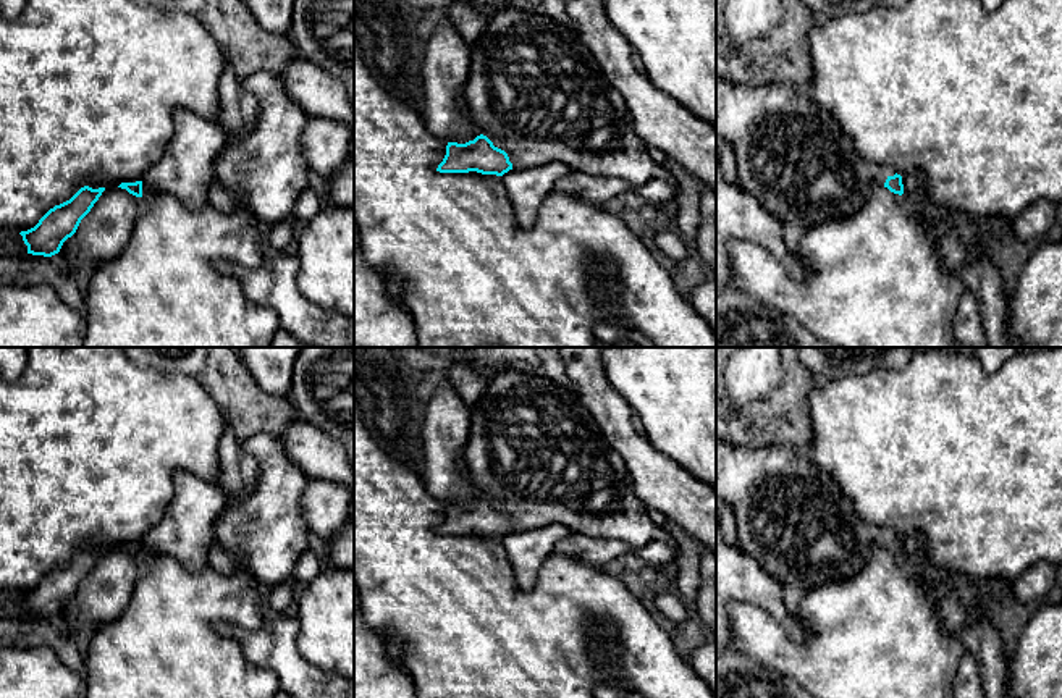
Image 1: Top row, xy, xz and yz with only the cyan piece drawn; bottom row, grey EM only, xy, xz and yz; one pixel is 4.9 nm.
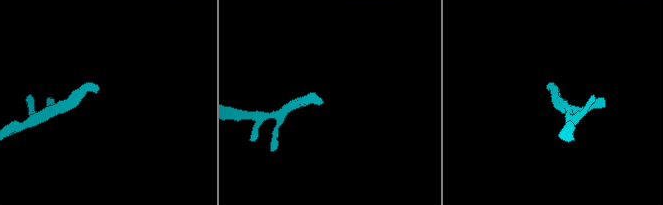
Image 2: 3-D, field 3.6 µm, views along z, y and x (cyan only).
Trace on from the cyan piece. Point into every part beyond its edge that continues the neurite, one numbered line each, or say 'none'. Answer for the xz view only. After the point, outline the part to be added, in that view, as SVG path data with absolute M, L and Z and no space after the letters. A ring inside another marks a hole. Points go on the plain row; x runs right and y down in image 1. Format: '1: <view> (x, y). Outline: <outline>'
1: xz (532, 446). Outline: M504 370L491 376L478 402L470 409L470 428L464 459L480 494L499 502L514 532L561 524L590 538L619 540L634 551L663 541L677 554L671 535L648 517L648 507L635 496L627 467L609 444L575 389L538 373Z

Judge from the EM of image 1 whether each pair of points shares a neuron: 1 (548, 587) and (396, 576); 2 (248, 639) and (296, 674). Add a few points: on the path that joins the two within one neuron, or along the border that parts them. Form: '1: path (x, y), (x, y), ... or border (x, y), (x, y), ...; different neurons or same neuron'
1: path (511, 600), (450, 600), (434, 593); same neuron
2: path (259, 647), (269, 647), (285, 663); same neuron

